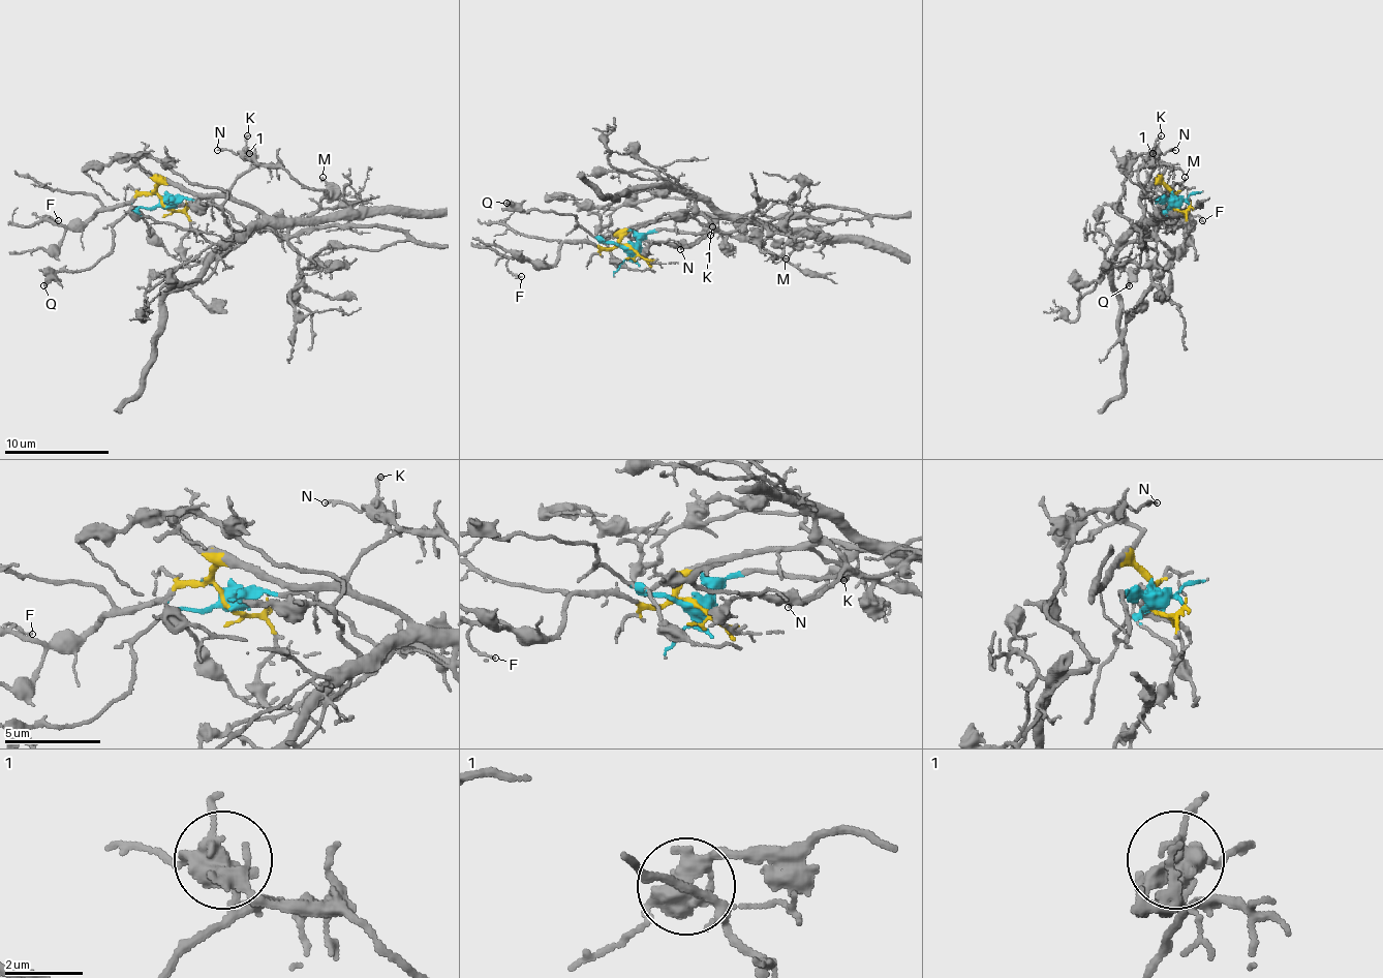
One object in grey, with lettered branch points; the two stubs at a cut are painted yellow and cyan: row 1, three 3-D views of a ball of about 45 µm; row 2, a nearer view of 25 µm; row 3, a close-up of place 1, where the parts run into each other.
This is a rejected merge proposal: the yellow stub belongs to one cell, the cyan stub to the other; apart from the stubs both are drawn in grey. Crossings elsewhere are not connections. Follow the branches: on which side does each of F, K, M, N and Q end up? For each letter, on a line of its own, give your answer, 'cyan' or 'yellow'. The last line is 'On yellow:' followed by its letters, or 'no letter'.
F: yellow
K: cyan
M: cyan
N: cyan
Q: cyan
On yellow: F

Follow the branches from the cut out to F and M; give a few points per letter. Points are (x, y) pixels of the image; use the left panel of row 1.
F: (164, 204), (156, 193), (135, 193), (127, 202), (101, 207), (85, 222), (49, 222), (43, 217), (59, 220)
M: (164, 204), (211, 199), (238, 222), (264, 227), (272, 220), (296, 222), (313, 215), (327, 188), (321, 178)

